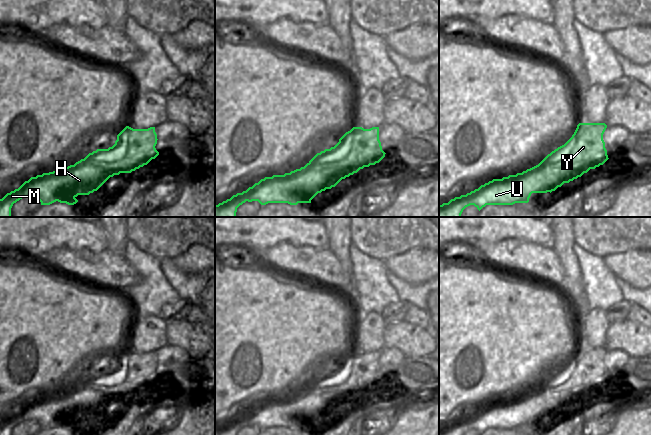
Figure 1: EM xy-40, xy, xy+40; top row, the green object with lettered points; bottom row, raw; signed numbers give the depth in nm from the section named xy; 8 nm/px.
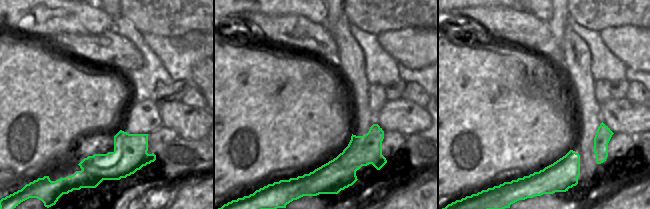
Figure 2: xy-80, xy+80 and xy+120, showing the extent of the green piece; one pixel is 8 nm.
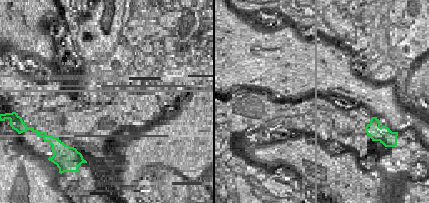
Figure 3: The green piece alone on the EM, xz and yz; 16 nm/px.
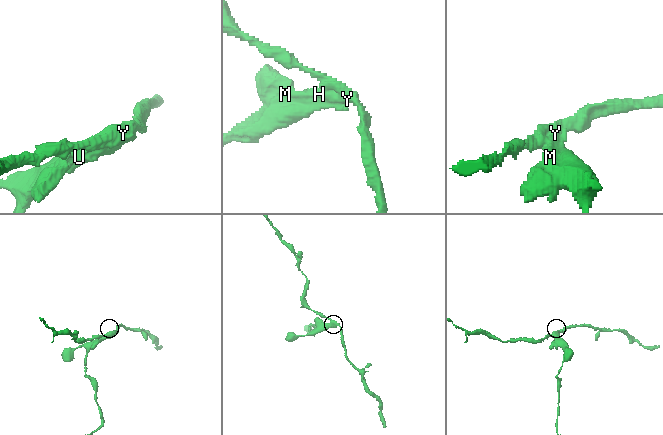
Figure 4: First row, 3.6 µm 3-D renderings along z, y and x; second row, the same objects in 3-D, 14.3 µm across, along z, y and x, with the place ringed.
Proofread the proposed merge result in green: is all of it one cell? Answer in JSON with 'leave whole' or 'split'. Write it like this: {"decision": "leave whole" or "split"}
{"decision": "split"}

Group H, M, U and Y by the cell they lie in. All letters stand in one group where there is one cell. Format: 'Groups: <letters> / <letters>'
Groups: H M U / Y

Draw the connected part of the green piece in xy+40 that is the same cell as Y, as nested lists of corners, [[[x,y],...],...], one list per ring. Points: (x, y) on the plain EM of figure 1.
[[[579,347],[572,361],[564,369],[548,378],[539,389],[544,393],[550,390],[566,391],[574,387],[586,387],[590,393],[603,389],[609,383],[603,364],[606,352],[605,347]]]

